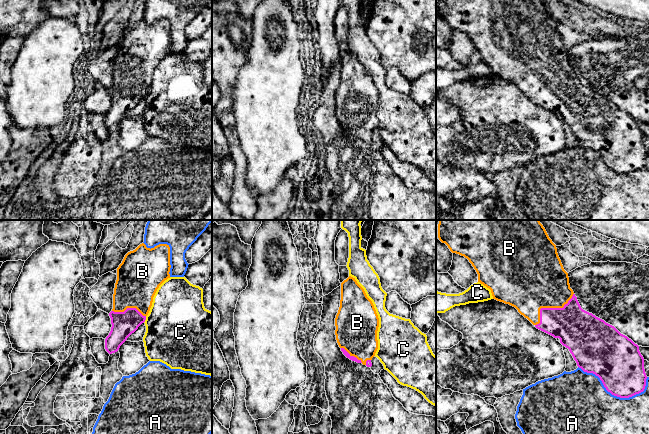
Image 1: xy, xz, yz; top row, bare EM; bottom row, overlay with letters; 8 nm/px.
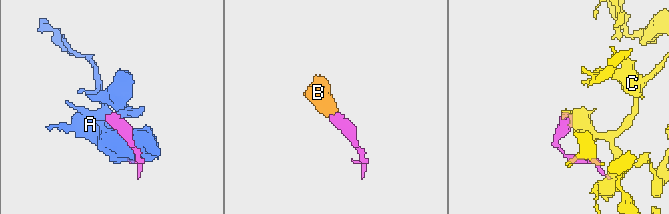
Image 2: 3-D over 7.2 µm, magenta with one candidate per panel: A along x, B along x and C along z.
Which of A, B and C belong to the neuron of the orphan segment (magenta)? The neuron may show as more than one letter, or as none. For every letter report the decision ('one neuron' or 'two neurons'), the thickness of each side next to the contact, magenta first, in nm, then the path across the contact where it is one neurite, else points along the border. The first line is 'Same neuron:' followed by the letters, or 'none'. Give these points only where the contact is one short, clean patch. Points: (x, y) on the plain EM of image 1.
Same neuron: B
A: two neurons; calibres 380 and 500 nm
B: one neuron; calibres 300 and 460 nm
C: two neurons; calibres 190 and 480 nm

